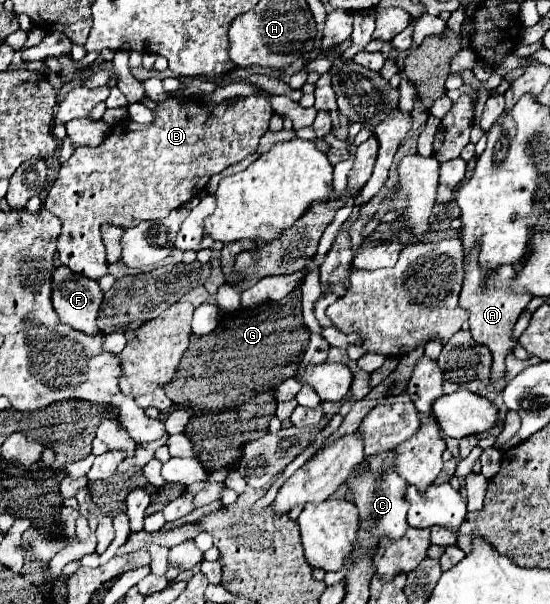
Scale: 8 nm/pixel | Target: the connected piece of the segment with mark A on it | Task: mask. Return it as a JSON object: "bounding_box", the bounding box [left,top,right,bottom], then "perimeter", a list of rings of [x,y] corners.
{"bounding_box":[459,253,533,381],"perimeter":[[[471,253],[465,261],[465,285],[463,293],[459,297],[459,305],[469,311],[469,331],[475,343],[489,347],[493,355],[493,365],[491,365],[491,381],[499,381],[505,375],[505,357],[513,353],[517,341],[511,339],[513,327],[519,319],[519,315],[525,311],[529,301],[533,299],[533,293],[515,293],[511,289],[511,281],[515,279],[515,269],[513,267],[503,267],[497,273],[493,273],[489,279],[481,279],[479,273],[479,263],[475,261],[475,253]]]}

